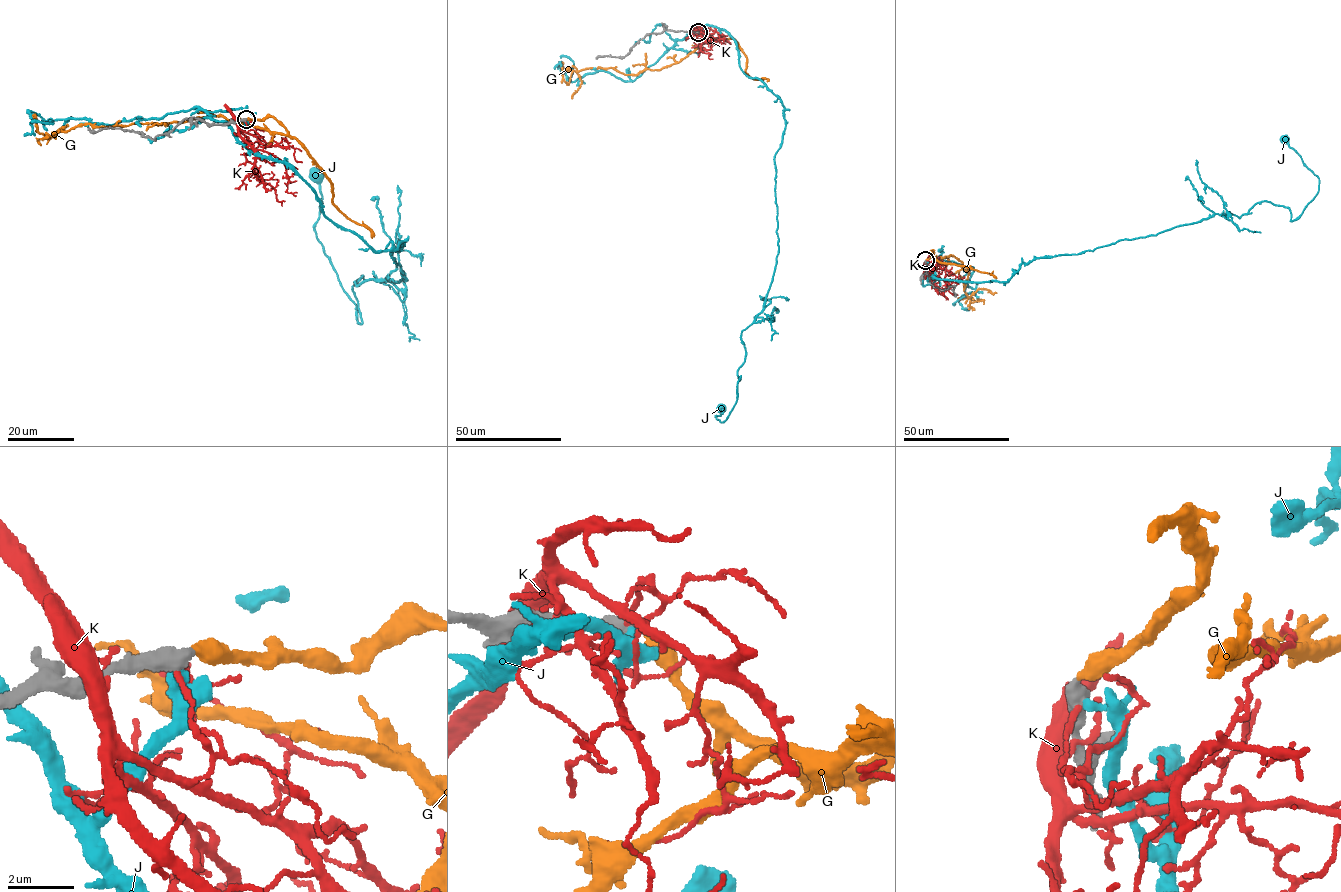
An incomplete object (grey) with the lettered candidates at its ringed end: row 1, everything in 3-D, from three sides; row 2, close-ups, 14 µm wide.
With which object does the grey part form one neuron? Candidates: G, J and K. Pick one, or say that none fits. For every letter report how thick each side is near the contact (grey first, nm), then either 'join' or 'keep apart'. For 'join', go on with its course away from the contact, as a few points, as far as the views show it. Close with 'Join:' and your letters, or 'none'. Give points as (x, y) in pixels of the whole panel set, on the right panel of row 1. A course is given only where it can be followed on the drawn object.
G: 500/440 nm | join | via (925, 260), (932, 250), (934, 260), (953, 255), (962, 263), (965, 291), (972, 302), (983, 300), (957, 299)
J: 600/260 nm | keep apart
K: 600/140 nm | keep apart
Join: G

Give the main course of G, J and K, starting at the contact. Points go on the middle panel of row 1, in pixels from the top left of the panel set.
G: (699, 32), (708, 41), (723, 37), (637, 74), (589, 68), (572, 72), (567, 83), (561, 62)
J: (697, 32), (727, 33), (785, 123), (777, 264), (742, 331), (724, 422), (721, 408)
K: (697, 32), (699, 29), (693, 26), (701, 26), (698, 30), (700, 50), (709, 53), (708, 58), (712, 58)

